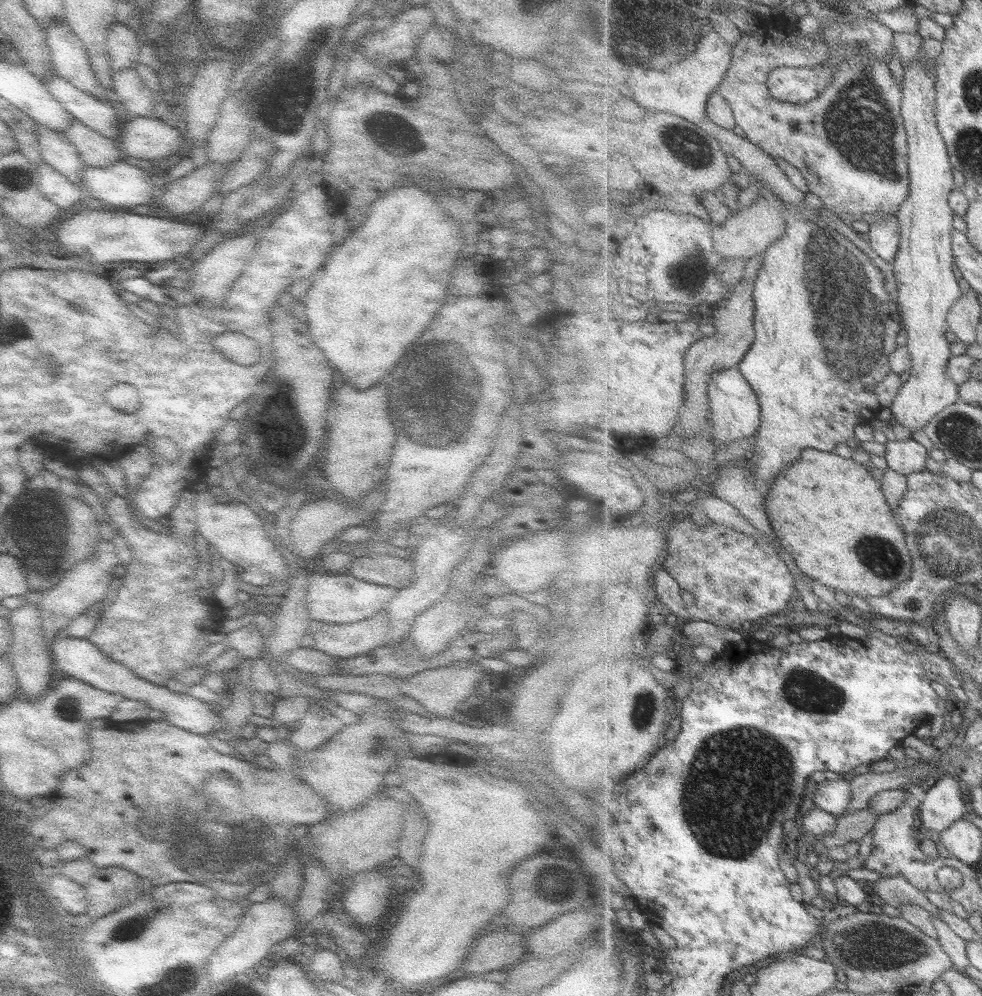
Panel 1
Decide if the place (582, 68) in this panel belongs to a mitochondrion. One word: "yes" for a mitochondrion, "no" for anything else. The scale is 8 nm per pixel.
no

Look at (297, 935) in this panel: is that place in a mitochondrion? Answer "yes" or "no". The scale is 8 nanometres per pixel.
no

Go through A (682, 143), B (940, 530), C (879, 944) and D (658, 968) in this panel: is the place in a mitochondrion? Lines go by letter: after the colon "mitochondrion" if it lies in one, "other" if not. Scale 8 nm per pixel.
A: mitochondrion
B: mitochondrion
C: mitochondrion
D: other

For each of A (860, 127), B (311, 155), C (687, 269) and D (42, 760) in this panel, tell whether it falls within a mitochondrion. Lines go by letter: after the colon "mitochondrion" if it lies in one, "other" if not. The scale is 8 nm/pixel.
A: mitochondrion
B: other
C: mitochondrion
D: other

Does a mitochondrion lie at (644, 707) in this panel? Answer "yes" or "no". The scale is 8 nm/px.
yes

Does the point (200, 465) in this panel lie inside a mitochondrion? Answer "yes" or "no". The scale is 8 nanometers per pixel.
no

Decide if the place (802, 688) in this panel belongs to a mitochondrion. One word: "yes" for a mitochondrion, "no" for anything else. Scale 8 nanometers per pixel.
yes

